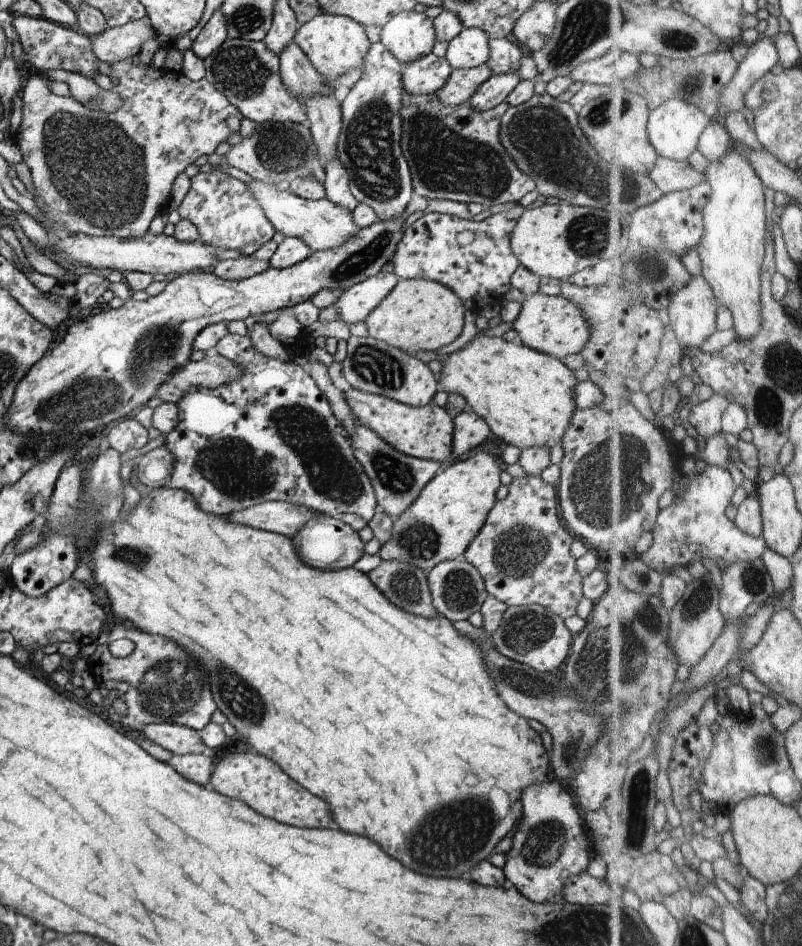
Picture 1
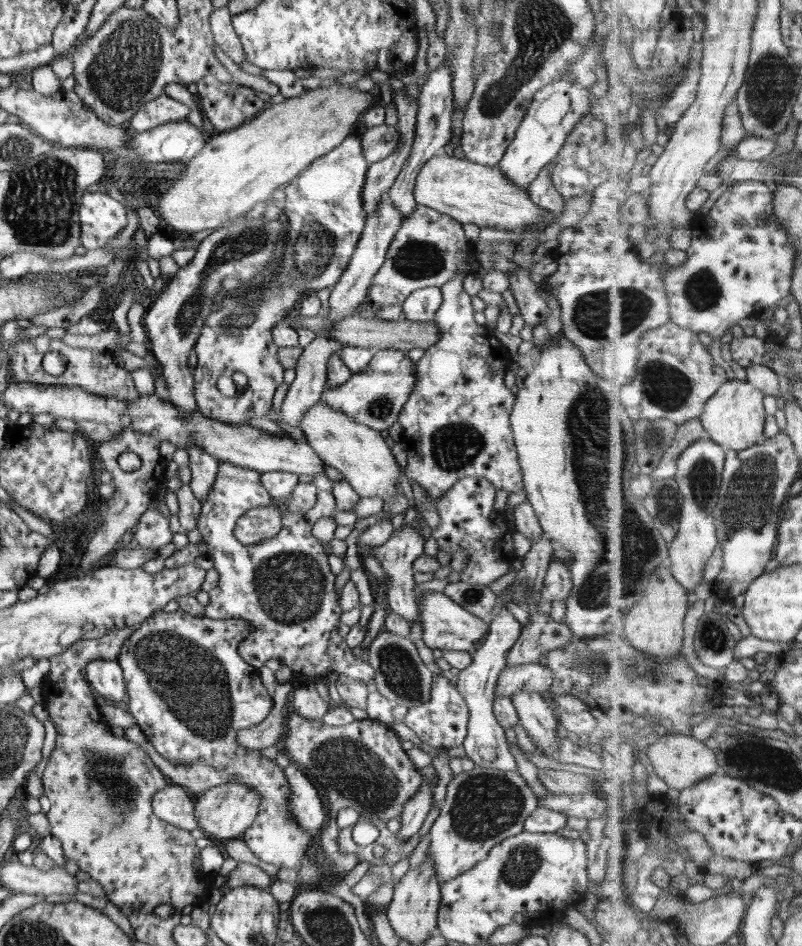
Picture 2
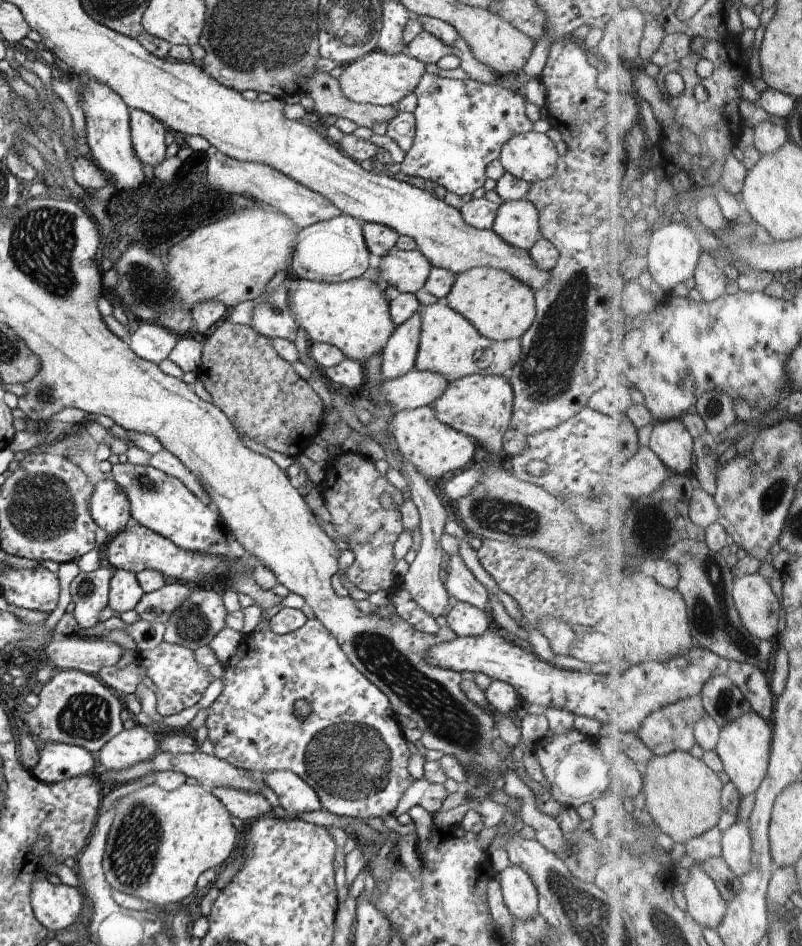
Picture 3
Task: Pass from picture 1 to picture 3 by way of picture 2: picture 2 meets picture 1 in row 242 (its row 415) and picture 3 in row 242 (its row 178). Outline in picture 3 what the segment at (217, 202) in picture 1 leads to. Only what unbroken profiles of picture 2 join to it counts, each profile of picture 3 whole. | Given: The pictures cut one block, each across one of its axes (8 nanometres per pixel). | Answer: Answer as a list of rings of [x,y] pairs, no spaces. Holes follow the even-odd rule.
[[[342,214],[325,221],[318,221],[297,232],[290,272],[295,279],[327,283],[357,279],[368,272],[370,253],[363,235],[362,222],[350,215]]]

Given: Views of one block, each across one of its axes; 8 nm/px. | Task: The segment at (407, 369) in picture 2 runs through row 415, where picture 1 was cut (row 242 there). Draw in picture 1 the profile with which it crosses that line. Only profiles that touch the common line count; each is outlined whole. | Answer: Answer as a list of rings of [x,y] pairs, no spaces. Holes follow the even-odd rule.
[[[396,216],[386,222],[378,221],[361,228],[344,246],[336,250],[313,252],[304,262],[292,268],[276,270],[269,268],[244,280],[222,280],[212,270],[192,271],[172,277],[164,290],[146,301],[125,301],[117,309],[109,308],[99,314],[89,315],[79,321],[71,321],[64,338],[50,354],[43,356],[28,374],[18,382],[12,404],[4,416],[12,432],[20,436],[48,434],[48,432],[80,432],[100,435],[113,423],[133,416],[154,398],[158,388],[172,378],[181,366],[190,360],[195,336],[208,326],[231,320],[246,320],[252,314],[279,311],[286,306],[295,306],[310,300],[320,288],[349,289],[367,278],[376,276],[392,260],[404,229],[404,218]]]

